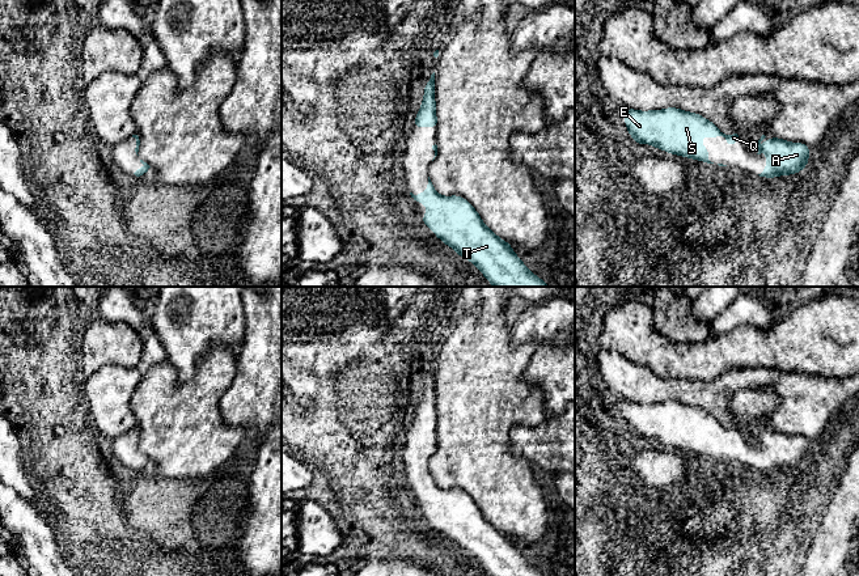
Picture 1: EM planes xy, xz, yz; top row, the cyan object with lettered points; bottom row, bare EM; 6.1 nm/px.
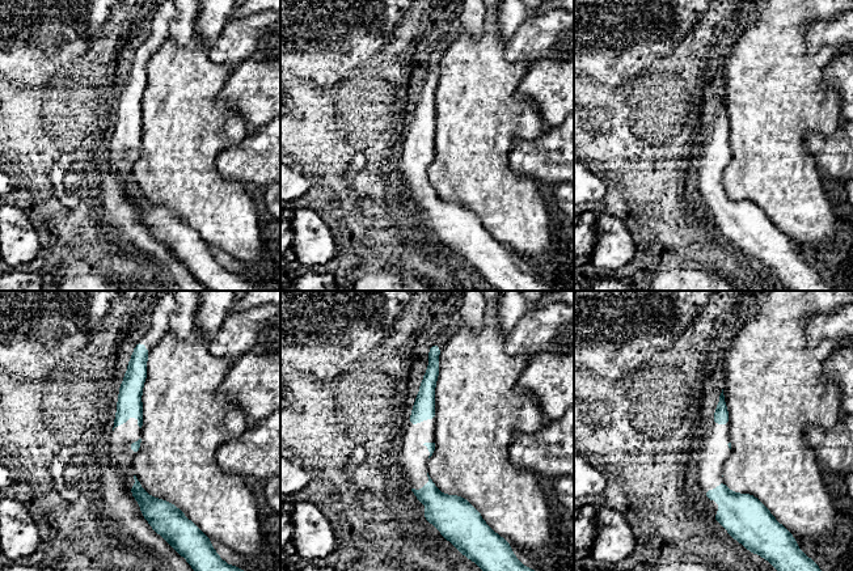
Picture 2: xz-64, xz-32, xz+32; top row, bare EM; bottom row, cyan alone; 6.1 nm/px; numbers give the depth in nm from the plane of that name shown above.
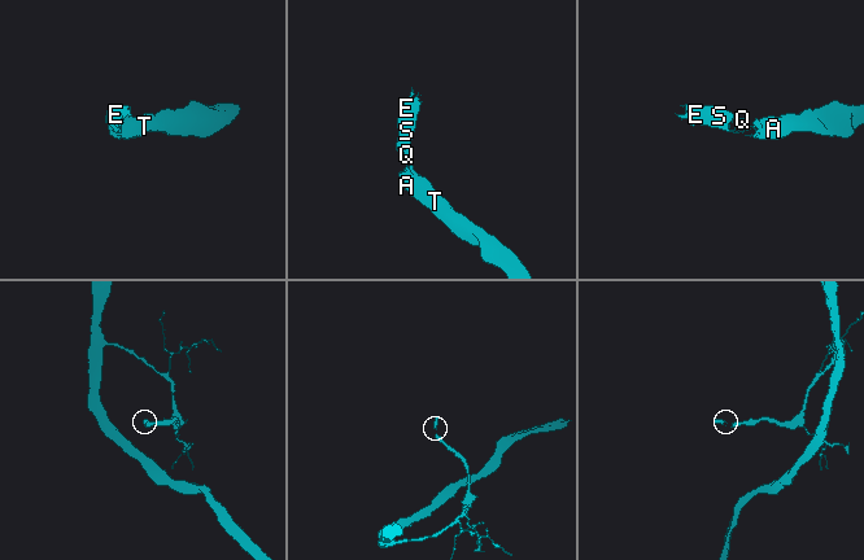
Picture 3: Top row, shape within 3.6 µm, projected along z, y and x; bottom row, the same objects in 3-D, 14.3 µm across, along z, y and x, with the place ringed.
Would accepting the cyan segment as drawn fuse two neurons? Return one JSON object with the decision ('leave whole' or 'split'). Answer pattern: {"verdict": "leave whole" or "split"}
{"verdict": "leave whole"}

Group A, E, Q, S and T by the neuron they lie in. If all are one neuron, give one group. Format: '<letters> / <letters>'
A E Q S T

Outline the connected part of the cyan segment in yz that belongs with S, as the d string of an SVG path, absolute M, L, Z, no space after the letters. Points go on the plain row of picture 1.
M676 401L651 405L625 402L625 418L636 437L651 437L668 446L707 457L714 456L708 453L708 442L699 435L702 429L723 429L728 441L736 435L742 437L737 427L725 428L702 408Z

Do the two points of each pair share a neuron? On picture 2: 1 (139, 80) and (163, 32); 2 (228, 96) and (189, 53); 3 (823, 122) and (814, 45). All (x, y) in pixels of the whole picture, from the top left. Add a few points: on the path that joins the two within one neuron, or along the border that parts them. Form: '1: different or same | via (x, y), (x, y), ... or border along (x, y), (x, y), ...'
1: same | via (139, 68), (143, 53), (152, 43)
2: different | border along (233, 70), (219, 101), (240, 115)
3: different | border along (806, 30), (809, 53), (826, 46), (839, 53)

